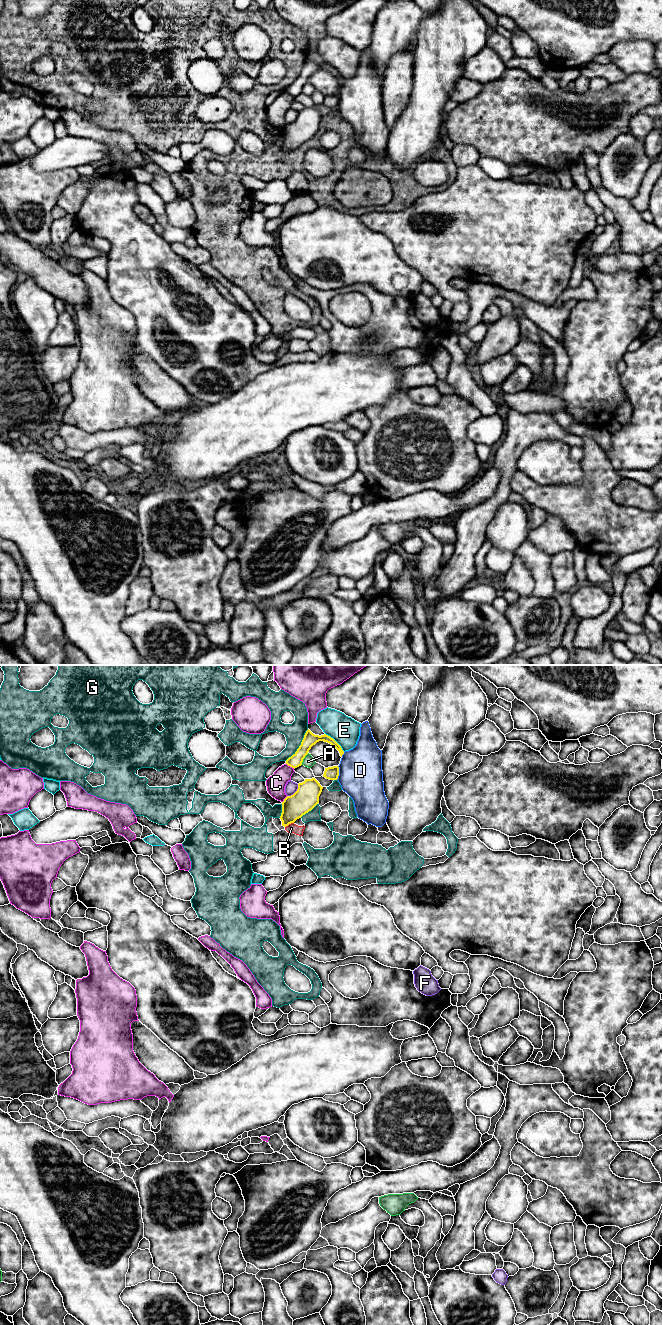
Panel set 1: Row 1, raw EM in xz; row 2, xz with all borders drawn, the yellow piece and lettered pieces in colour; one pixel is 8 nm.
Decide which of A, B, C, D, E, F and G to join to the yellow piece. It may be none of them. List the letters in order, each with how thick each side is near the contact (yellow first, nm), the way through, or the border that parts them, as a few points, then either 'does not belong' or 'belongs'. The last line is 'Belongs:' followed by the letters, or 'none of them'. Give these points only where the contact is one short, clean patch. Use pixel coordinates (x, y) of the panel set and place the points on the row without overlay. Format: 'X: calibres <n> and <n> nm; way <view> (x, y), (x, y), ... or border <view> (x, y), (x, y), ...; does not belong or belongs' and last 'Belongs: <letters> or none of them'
A: calibres 110 and 90 nm; does not belong
B: calibres 200 and 80 nm; border xz (293, 150), (285, 155); does not belong
C: calibres 100 and 150 nm; does not belong
D: calibres 110 and 360 nm; does not belong
E: calibres 110 and 220 nm; does not belong
F: calibres 200 and 100 nm; does not belong
G: calibres 110 and 160 nm; does not belong
Belongs: none of them

